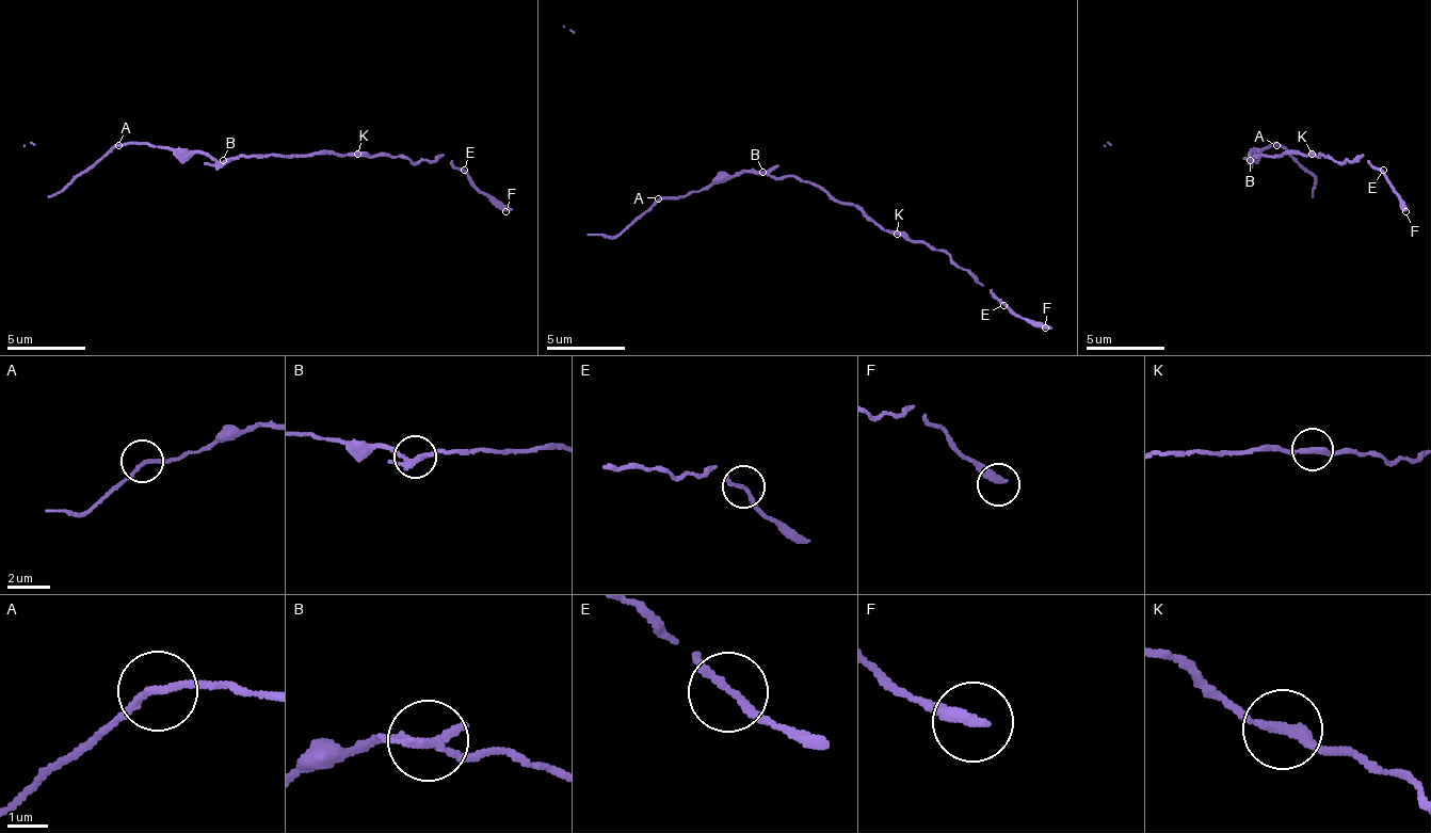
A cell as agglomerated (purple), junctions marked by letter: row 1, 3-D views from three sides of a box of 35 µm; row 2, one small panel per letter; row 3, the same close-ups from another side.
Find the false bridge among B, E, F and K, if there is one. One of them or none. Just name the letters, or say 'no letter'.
B

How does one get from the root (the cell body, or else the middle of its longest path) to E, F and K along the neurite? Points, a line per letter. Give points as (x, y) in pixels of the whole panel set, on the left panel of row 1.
E: (247, 157), (385, 154), (407, 161), (439, 161), (443, 157), (463, 169)
F: (247, 157), (385, 154), (407, 161), (439, 161), (443, 157), (505, 211)
K: (247, 157), (357, 154)

